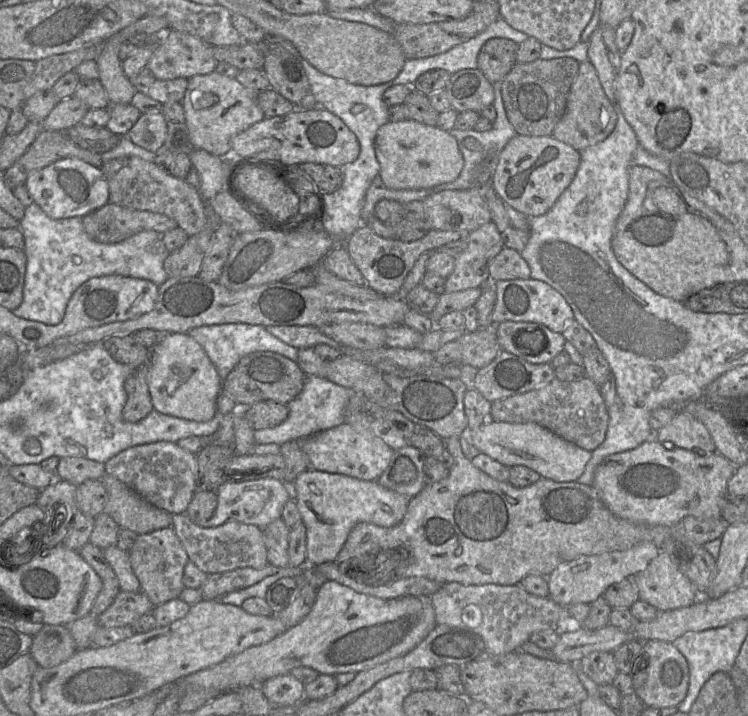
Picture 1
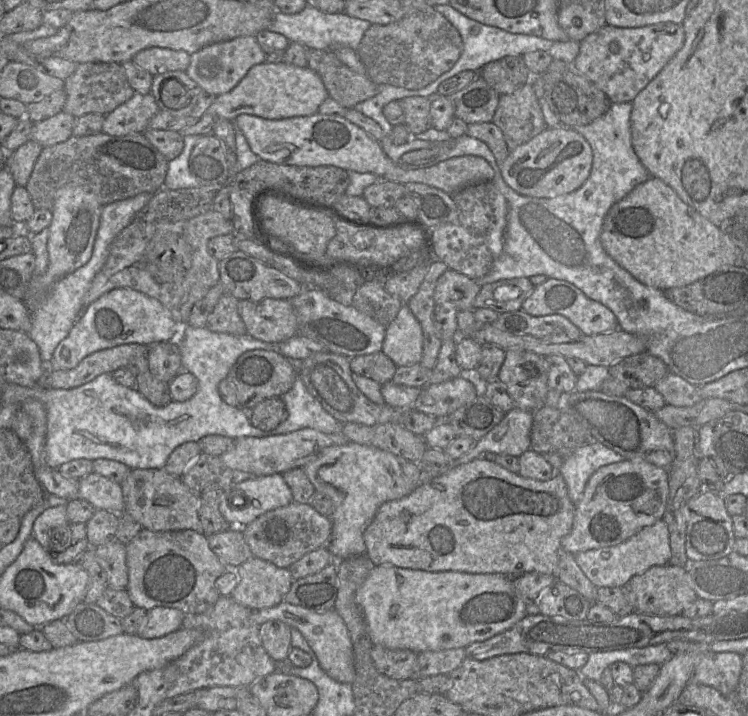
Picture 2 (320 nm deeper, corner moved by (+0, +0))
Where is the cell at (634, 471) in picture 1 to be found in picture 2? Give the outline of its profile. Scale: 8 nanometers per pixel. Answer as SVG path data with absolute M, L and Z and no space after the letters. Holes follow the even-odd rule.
M623 460L599 468L589 479L582 499L576 505L574 523L570 533L562 540L562 550L573 555L608 548L623 543L645 527L663 519L669 495L667 469L642 460Z

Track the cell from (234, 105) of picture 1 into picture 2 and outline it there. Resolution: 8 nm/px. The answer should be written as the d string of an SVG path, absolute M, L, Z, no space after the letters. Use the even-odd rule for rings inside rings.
M262 63L253 66L246 76L230 92L217 96L202 118L195 124L199 135L213 134L217 119L231 122L242 114L263 119L287 119L310 116L318 112L319 106L329 97L317 73L306 67L296 67L285 63Z

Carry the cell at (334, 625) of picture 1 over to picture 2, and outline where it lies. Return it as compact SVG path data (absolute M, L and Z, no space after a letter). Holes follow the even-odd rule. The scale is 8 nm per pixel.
M393 565L375 566L357 589L356 602L361 608L374 646L408 649L416 653L466 648L472 643L488 640L523 619L531 603L515 588L512 578L503 574L430 572Z

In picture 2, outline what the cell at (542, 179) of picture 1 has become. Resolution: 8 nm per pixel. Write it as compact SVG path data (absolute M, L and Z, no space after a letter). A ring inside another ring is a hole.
M547 127L529 141L509 152L500 165L505 183L520 195L554 198L580 188L588 179L593 163L588 141L570 127Z

